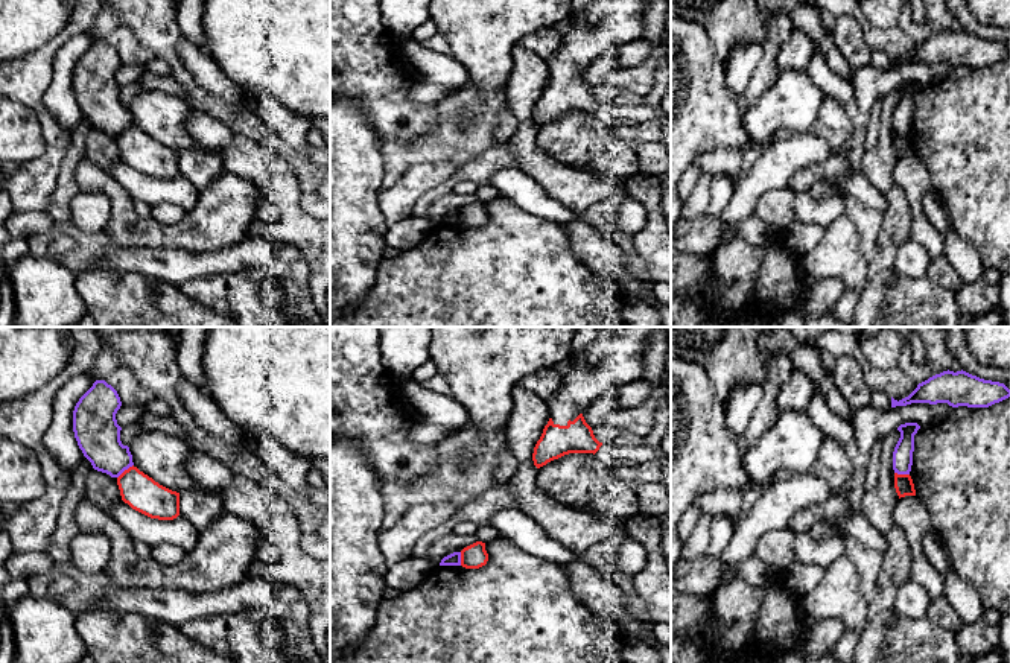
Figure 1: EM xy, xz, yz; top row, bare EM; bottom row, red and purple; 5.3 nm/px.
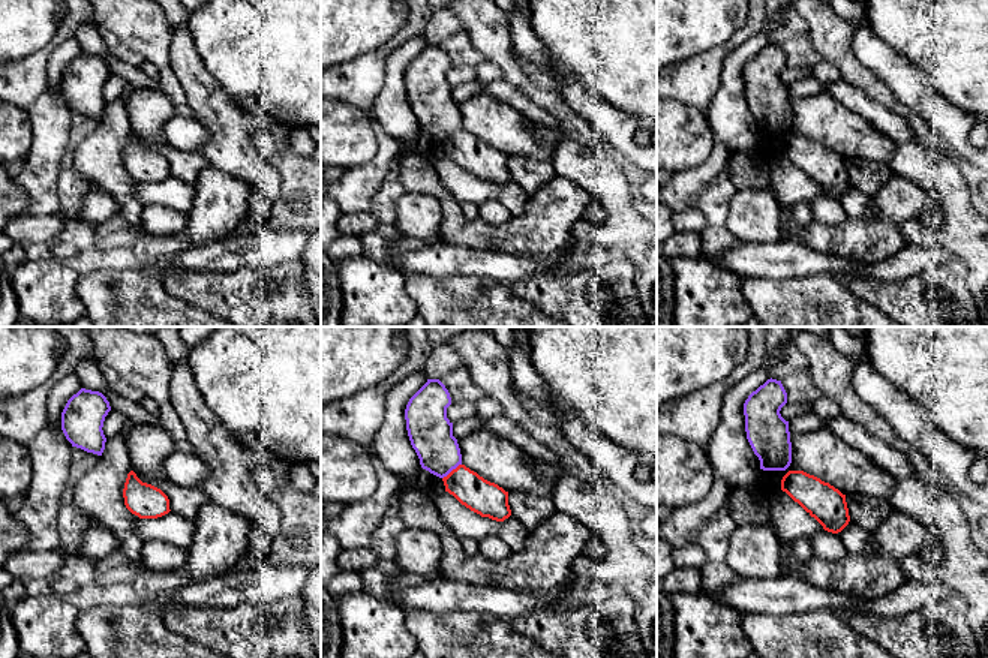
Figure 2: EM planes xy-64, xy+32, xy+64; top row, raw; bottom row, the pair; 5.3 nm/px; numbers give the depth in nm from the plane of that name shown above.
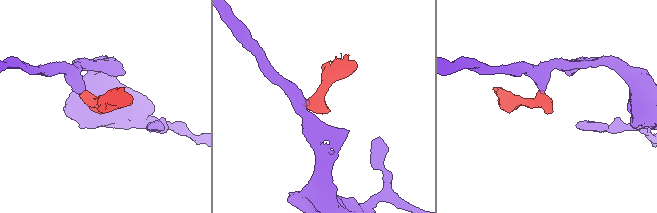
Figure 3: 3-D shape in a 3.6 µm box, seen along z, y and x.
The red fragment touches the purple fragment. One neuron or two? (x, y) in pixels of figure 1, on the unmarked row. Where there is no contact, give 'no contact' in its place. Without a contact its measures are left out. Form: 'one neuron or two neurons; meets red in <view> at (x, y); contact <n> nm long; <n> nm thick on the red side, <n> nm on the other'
two neurons; meets red in xy at (125, 130); contact 120 nm long; 190 nm thick on the red side, 240 nm on the other

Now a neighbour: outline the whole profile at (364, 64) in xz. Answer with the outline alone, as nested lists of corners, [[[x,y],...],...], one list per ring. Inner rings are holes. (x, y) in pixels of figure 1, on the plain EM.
[[[330,0],[330,100],[356,97],[382,141],[414,141],[435,128],[438,103],[421,105],[409,99],[420,81],[391,36],[383,24],[380,0]]]

